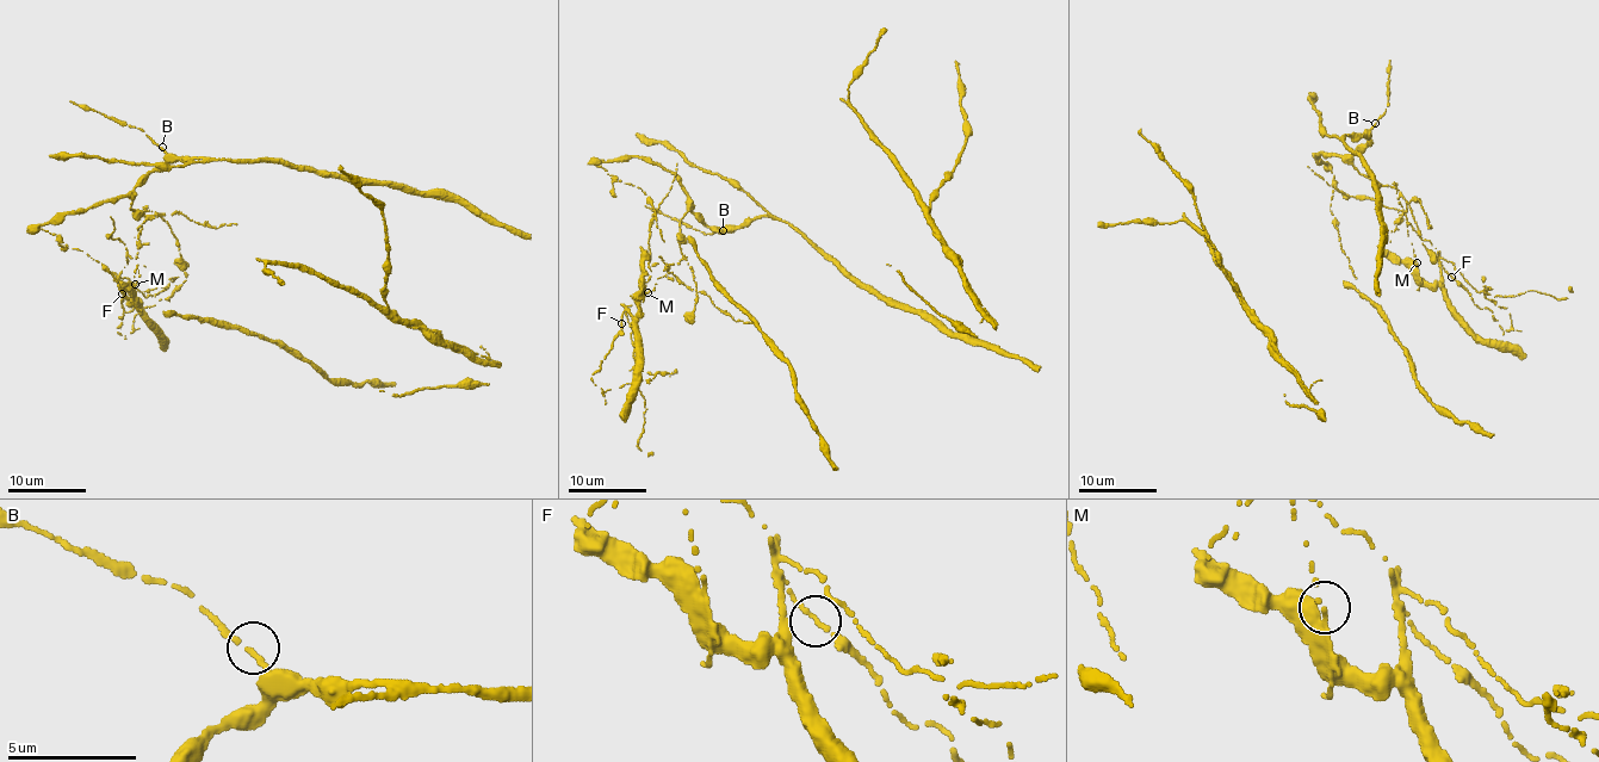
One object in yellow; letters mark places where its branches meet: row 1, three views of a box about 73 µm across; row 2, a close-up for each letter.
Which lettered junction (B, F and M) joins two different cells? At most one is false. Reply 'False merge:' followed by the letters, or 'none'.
False merge: M

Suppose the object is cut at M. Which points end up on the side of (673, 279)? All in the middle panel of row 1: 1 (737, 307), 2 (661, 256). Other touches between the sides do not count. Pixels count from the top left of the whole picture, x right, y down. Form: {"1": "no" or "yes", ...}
{"1": "no", "2": "yes"}

